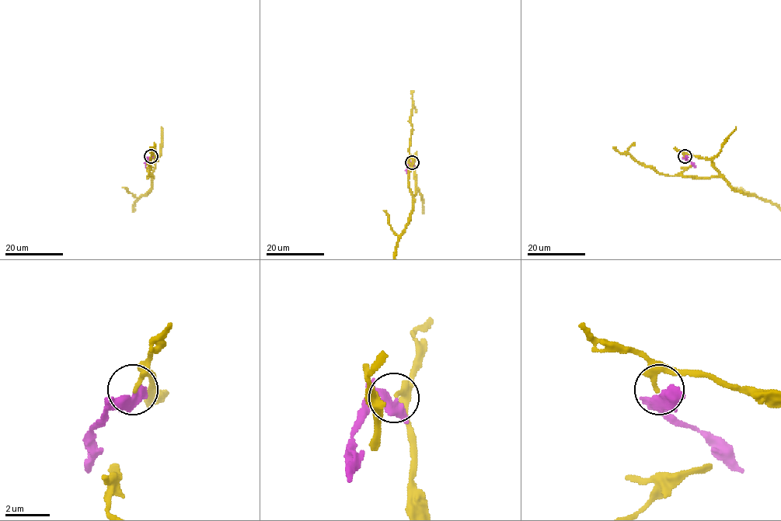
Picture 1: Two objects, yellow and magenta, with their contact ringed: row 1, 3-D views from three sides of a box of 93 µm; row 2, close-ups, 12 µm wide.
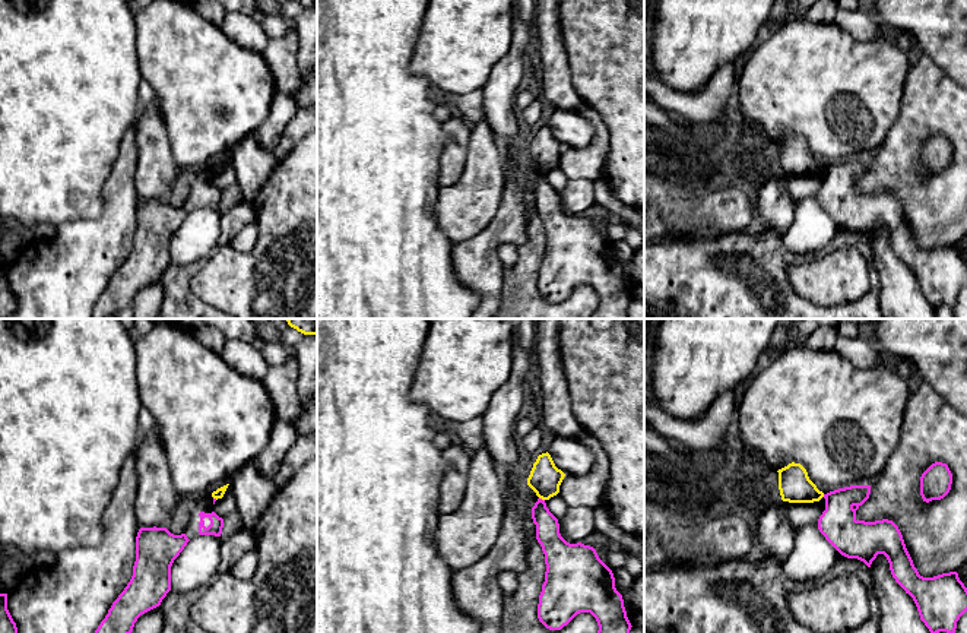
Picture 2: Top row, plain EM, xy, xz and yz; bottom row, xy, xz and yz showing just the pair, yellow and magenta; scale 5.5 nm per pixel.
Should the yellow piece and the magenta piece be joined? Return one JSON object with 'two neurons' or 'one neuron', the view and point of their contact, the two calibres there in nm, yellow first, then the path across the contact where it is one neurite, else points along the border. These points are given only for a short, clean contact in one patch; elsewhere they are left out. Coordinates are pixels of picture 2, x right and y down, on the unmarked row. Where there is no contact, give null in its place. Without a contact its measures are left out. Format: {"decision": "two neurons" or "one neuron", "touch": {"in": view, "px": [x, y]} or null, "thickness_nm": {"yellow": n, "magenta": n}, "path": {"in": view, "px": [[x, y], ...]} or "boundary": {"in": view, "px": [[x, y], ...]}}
{"decision": "two neurons", "touch": {"in": "xz", "px": [542, 171]}, "thickness_nm": {"yellow": 180, "magenta": 130}, "boundary": {"in": "xz", "px": [[539, 170], [544, 173]]}}

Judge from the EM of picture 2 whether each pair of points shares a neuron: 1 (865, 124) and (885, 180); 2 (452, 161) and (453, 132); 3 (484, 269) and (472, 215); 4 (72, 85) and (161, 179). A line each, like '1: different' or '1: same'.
1: different
2: same
3: different
4: different

